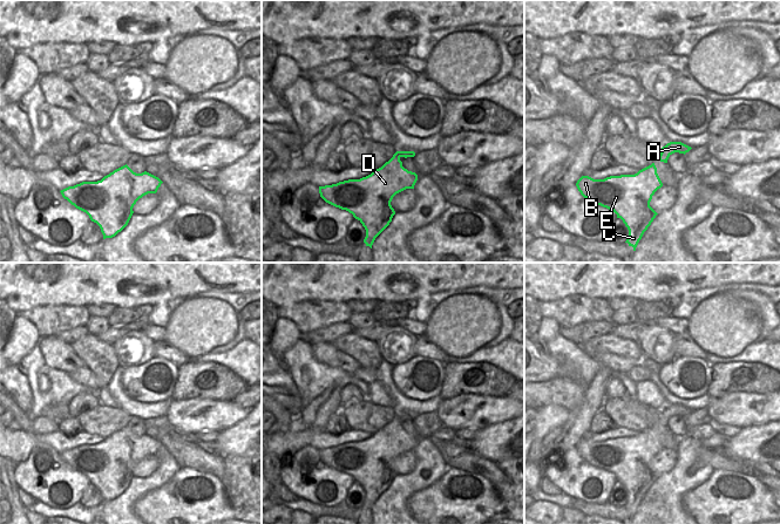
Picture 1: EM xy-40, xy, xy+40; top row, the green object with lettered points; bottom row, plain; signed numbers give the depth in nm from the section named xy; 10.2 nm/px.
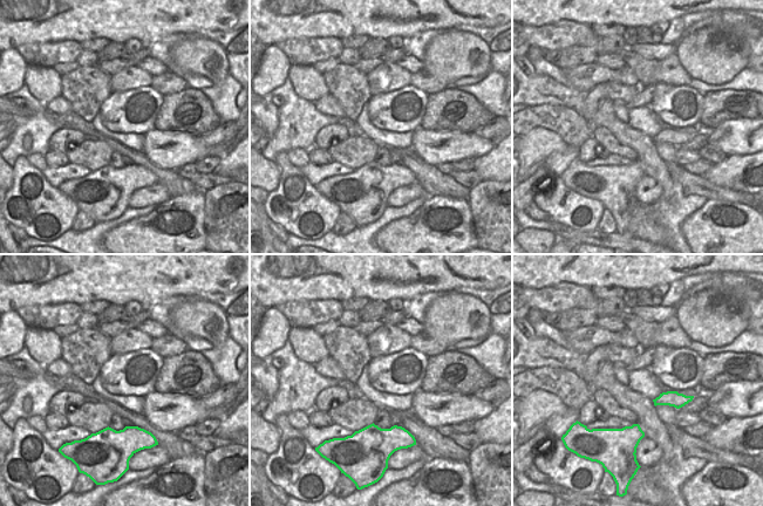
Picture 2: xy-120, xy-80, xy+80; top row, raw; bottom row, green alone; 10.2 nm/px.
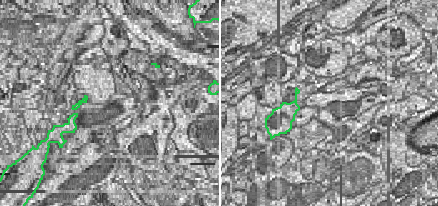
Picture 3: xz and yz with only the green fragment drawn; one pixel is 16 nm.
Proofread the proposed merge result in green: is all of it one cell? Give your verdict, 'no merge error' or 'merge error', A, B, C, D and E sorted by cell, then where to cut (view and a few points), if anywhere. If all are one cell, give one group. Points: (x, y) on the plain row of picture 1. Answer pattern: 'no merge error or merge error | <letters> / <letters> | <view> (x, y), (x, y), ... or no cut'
no merge error | A B C D E | no cut

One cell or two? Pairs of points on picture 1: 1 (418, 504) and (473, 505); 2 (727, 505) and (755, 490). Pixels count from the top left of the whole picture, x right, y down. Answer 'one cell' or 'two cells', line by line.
1: one cell
2: one cell

